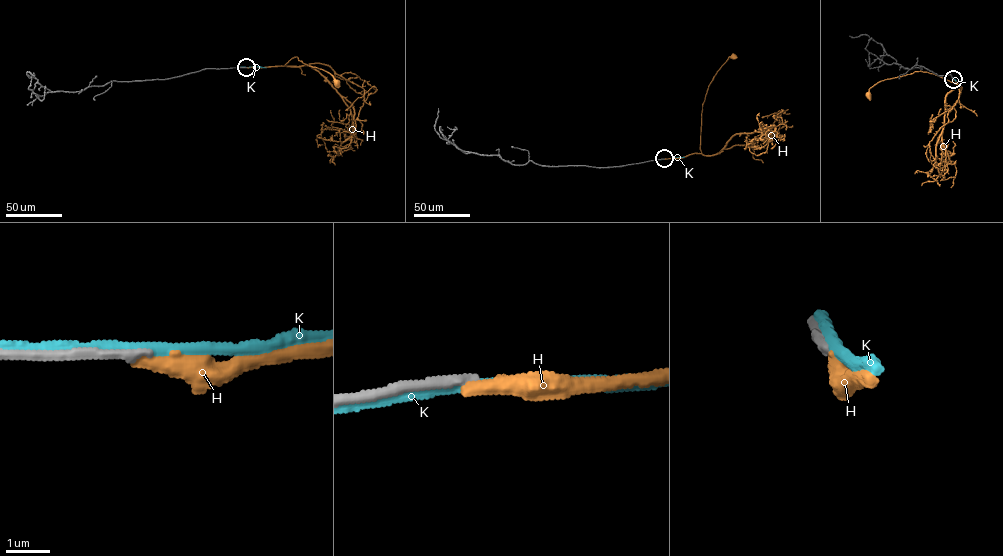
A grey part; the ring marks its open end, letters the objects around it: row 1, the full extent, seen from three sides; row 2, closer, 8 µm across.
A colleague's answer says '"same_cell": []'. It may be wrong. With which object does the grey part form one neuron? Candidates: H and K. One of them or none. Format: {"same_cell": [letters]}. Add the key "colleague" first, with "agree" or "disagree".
{"colleague": "agree", "same_cell": []}

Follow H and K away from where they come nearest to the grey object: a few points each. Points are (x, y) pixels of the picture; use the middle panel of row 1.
H: (663, 159), (701, 152), (702, 107), (708, 86), (732, 56)
K: (662, 159), (684, 157)

